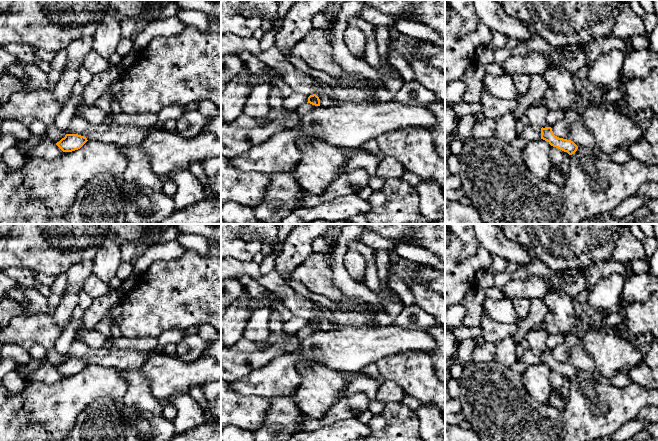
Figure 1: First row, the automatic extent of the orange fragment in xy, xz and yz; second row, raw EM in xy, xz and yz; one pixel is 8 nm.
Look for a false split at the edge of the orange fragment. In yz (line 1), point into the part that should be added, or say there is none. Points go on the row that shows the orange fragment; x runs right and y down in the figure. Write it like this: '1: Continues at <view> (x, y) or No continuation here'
1: No continuation here

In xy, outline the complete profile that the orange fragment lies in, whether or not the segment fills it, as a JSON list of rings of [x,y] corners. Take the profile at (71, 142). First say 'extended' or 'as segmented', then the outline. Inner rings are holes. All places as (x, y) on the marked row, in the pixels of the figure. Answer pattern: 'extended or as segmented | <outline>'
as segmented | [[[66,134],[56,145],[63,152],[72,152],[80,149],[86,142],[87,138],[78,134]]]

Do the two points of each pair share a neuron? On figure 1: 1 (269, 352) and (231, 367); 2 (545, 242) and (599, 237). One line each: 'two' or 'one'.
1: one
2: one

